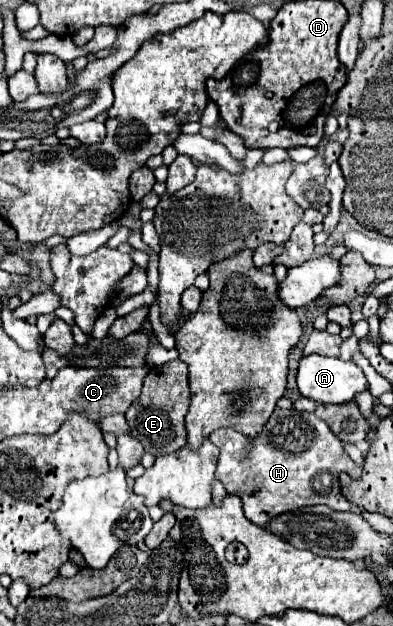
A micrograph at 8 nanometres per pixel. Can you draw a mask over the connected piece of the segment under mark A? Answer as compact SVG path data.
M319 354L303 356L297 368L297 388L301 396L311 398L321 404L343 404L355 400L355 394L367 390L367 378L361 368L353 362L343 362L341 358L327 358Z

